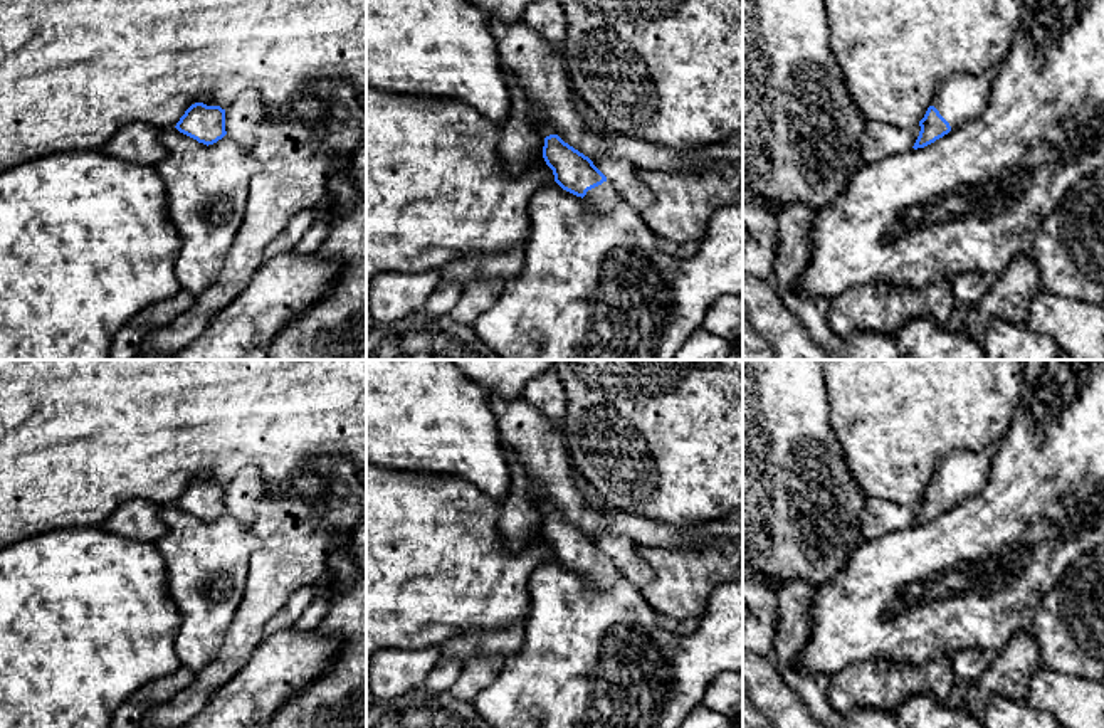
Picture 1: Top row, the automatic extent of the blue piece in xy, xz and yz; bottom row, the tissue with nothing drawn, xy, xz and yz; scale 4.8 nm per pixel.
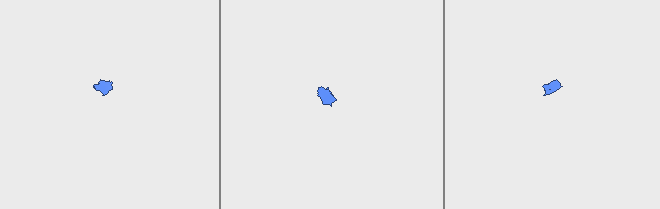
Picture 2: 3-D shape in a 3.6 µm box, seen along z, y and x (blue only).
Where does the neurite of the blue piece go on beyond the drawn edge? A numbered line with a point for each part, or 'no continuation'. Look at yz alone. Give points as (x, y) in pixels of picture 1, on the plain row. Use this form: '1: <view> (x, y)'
1: yz (962, 474)

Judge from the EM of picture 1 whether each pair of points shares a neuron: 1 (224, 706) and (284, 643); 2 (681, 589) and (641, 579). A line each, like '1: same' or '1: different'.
1: same
2: different

